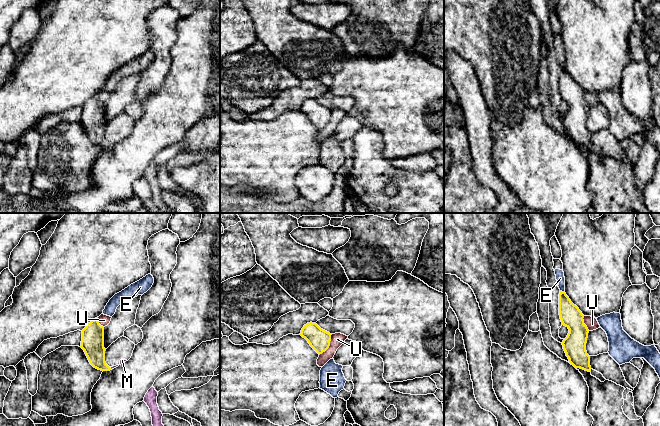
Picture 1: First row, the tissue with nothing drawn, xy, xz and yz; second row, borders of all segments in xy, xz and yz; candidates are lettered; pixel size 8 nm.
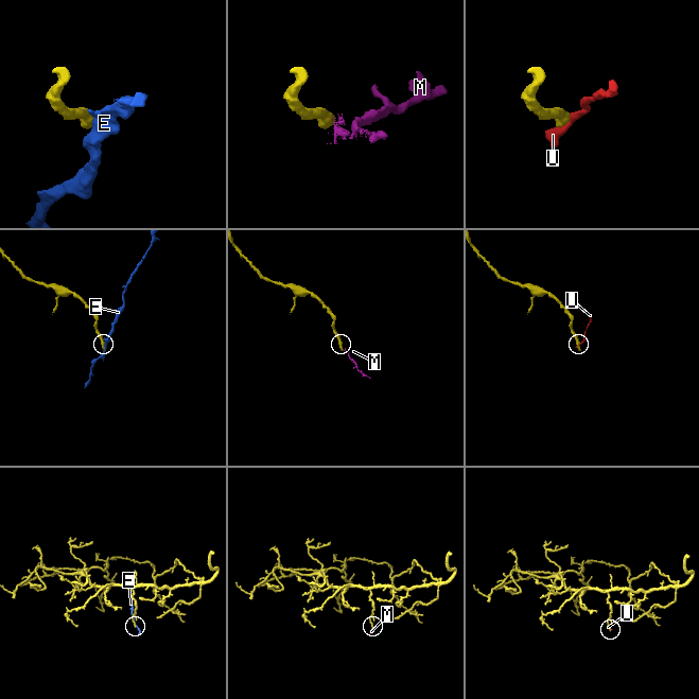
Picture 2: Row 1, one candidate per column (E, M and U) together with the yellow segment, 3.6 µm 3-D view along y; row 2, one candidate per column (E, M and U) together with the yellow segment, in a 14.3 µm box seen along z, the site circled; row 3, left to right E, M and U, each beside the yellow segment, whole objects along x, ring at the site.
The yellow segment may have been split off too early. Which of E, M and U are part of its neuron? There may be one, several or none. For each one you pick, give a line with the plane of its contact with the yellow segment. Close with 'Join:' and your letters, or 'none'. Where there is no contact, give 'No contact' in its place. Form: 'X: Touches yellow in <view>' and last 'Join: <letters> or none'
Join: none

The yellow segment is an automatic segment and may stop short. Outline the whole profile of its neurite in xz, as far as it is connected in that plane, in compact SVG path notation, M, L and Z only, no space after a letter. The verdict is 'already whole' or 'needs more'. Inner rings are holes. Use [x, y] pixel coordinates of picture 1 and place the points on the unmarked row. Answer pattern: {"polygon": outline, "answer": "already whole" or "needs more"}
{"polygon": "M310 98L304 101L300 111L320 131L329 124L332 110L321 105L316 99Z", "answer": "already whole"}

